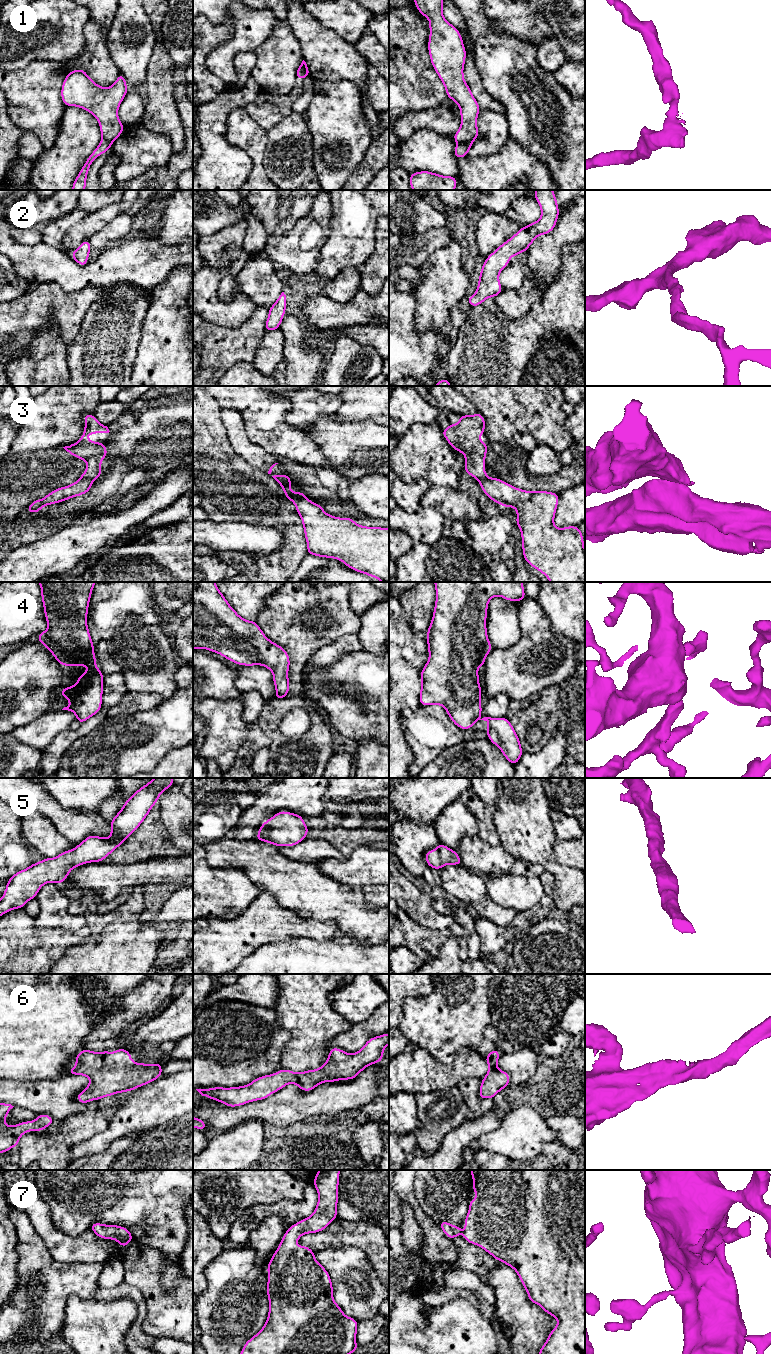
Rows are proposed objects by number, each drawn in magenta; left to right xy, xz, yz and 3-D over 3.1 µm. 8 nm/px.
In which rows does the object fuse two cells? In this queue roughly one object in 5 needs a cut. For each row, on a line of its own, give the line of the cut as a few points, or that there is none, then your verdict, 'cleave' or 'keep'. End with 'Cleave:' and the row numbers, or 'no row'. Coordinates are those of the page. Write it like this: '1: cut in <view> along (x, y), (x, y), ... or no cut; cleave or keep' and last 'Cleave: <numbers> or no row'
1: cut in yz along (472, 140), (458, 143); cleave
2: no cut; keep
3: cut in xy along (81, 477), (87, 477), (92, 480); cleave
4: no cut; keep
5: no cut; keep
6: no cut; keep
7: no cut; keep
Cleave: 1, 3

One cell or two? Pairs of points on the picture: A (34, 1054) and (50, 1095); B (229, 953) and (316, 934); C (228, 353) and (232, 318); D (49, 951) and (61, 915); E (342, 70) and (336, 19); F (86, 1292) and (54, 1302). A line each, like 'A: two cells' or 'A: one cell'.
A: two cells
B: one cell
C: two cells
D: two cells
E: two cells
F: one cell

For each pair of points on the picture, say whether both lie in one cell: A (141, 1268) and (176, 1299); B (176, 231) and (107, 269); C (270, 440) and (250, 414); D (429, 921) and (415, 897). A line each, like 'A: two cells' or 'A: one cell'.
A: one cell
B: two cells
C: one cell
D: one cell

